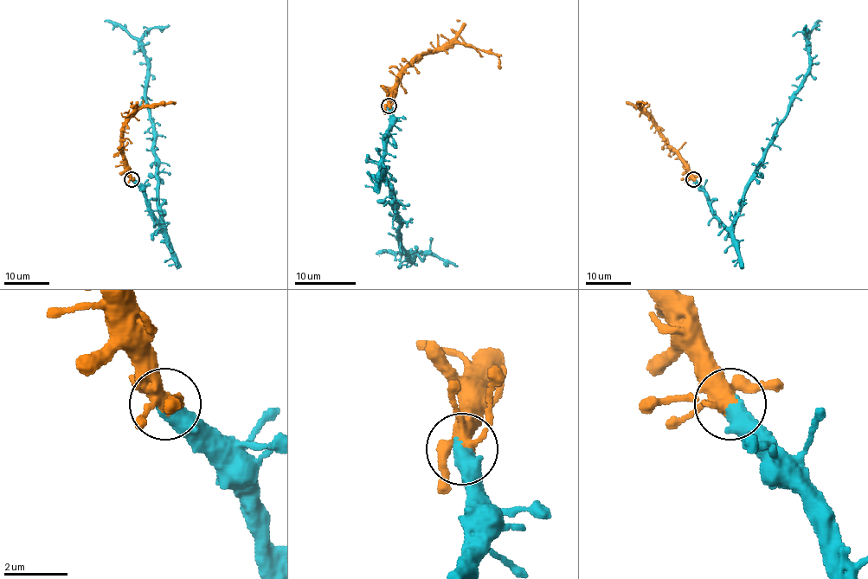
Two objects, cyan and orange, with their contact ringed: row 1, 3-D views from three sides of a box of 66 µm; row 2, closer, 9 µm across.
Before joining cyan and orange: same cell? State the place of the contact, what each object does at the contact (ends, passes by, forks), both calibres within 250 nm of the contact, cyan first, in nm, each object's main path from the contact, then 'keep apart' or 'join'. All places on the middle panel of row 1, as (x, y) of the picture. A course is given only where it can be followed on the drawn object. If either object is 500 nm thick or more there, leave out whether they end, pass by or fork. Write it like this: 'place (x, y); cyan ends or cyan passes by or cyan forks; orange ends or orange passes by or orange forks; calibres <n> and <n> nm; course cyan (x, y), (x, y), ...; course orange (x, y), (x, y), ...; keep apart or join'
place (388, 106); cyan passes by; orange forks; calibres 380 and 380 nm; course cyan (388, 106), (383, 179), (393, 185), (403, 247), (415, 259), (411, 252), (376, 253); course orange (388, 106), (404, 70), (426, 54), (459, 44), (493, 53), (498, 58), (501, 68); join

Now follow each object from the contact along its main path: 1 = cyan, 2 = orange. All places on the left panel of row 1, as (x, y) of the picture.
1: (131, 179), (162, 227), (153, 125), (146, 93), (149, 75), (145, 49), (118, 25), (104, 21)
2: (131, 179), (121, 145), (125, 125), (141, 108), (176, 102)

